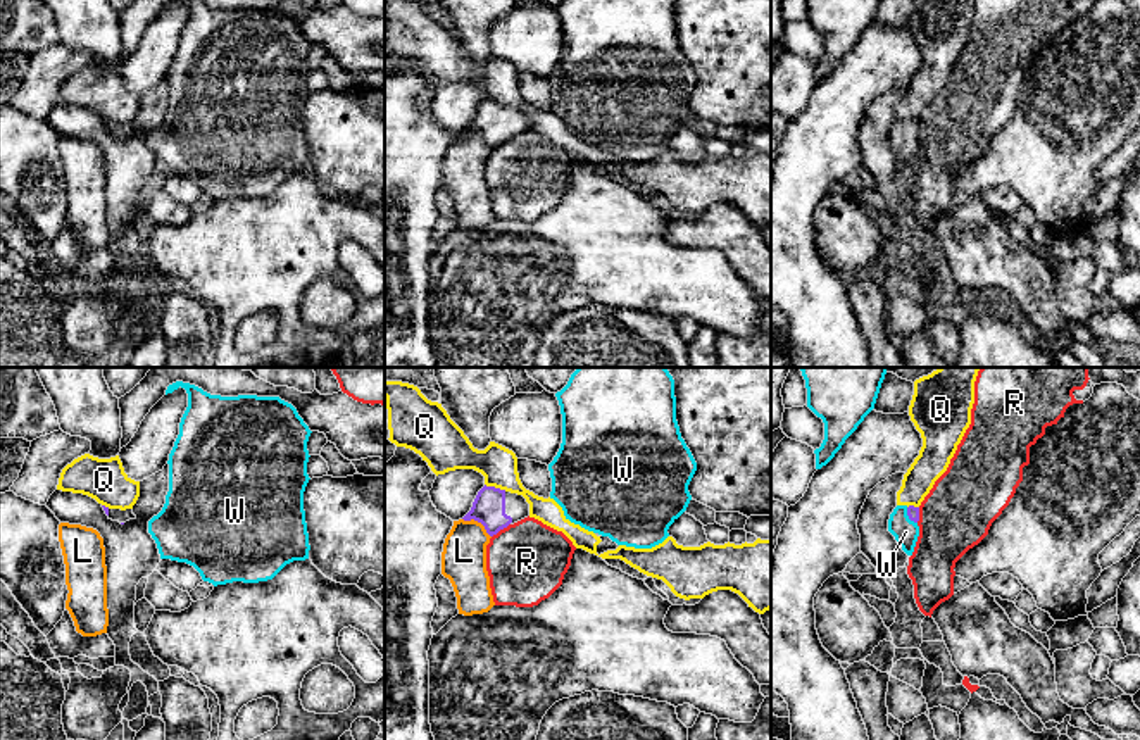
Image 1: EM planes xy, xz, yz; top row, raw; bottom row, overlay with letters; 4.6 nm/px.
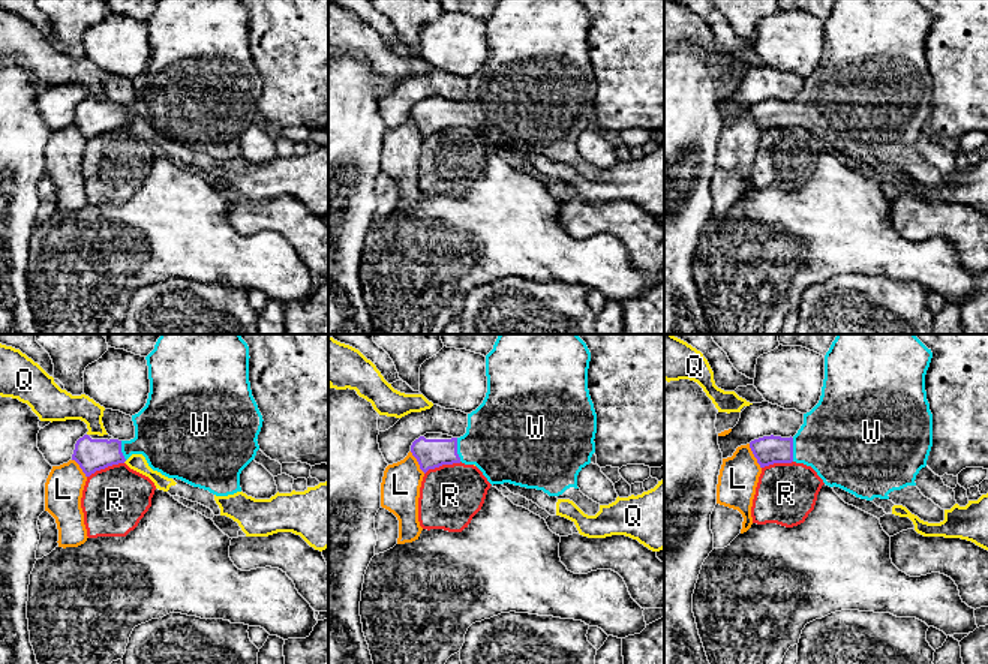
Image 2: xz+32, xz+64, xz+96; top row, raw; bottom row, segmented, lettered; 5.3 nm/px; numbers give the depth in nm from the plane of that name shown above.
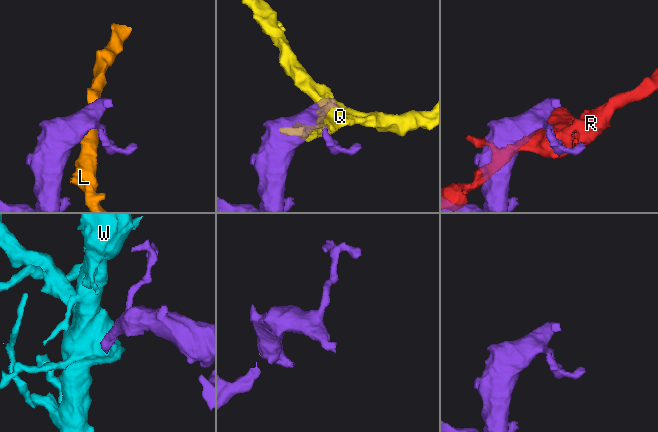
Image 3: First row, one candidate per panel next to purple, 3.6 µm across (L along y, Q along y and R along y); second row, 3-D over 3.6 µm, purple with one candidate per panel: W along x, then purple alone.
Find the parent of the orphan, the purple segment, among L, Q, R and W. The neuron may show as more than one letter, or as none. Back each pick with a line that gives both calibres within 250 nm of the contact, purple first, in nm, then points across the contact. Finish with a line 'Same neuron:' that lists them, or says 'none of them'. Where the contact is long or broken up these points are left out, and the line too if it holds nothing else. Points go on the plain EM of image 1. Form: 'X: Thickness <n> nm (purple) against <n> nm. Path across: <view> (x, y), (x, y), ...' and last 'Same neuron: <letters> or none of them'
W: Thickness 60 nm (purple) against 120 nm
Same neuron: W

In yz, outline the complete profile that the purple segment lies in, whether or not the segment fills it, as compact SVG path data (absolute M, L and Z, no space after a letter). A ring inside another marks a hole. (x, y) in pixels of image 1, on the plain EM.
M897 119L888 133L888 145L907 169L912 169L919 150L919 121Z

